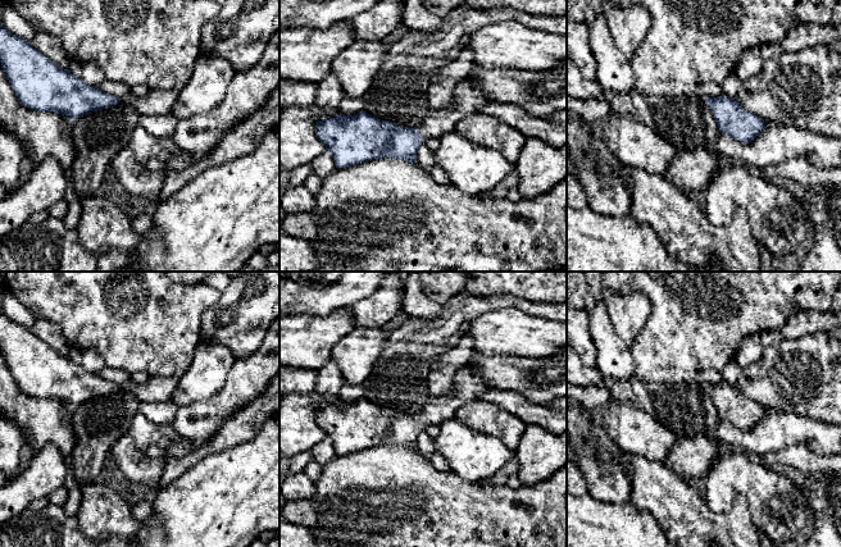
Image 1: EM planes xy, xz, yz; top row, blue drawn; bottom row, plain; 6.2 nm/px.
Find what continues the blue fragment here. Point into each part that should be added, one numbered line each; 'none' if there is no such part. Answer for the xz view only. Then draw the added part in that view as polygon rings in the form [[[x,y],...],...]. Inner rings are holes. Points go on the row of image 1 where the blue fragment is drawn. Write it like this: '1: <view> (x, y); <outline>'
1: xz (467, 100); [[[464,78],[456,83],[451,104],[442,110],[428,110],[417,131],[423,140],[440,140],[446,132],[455,132],[462,119],[477,113],[487,102],[490,100],[482,95],[474,82]]]

